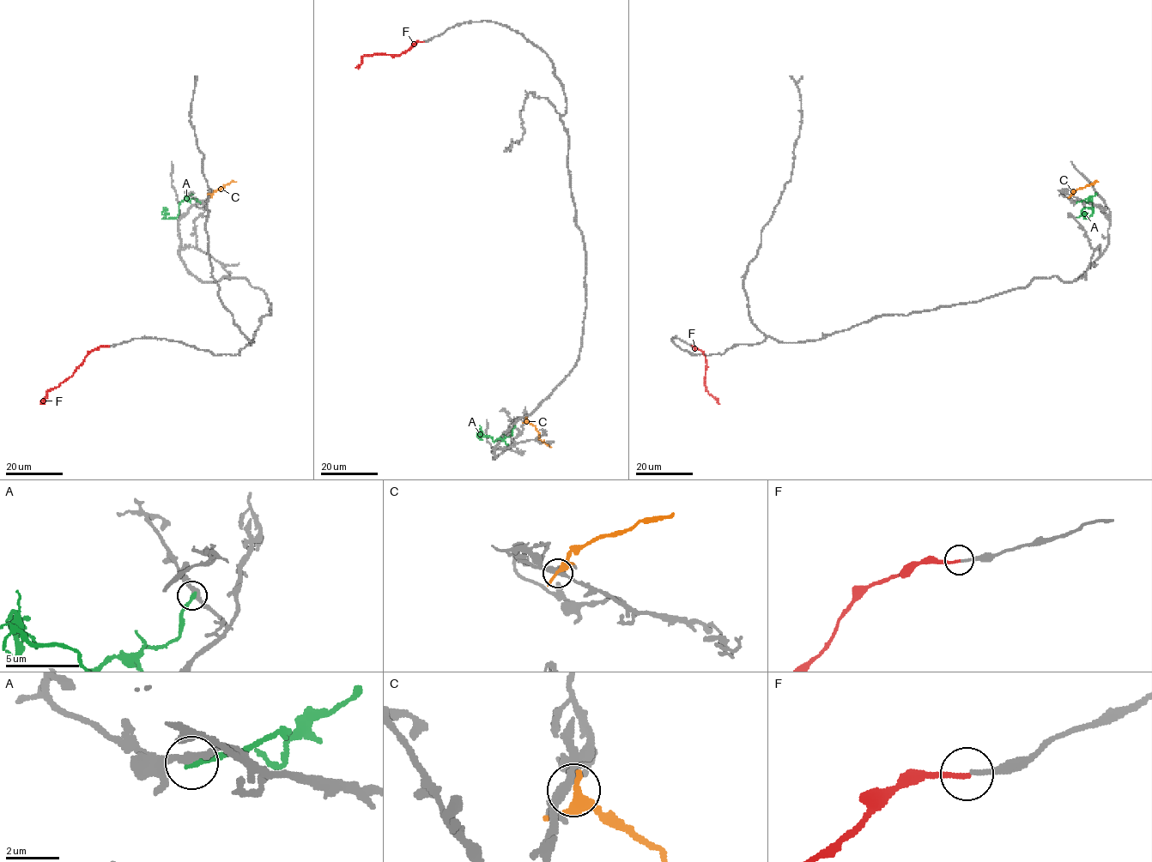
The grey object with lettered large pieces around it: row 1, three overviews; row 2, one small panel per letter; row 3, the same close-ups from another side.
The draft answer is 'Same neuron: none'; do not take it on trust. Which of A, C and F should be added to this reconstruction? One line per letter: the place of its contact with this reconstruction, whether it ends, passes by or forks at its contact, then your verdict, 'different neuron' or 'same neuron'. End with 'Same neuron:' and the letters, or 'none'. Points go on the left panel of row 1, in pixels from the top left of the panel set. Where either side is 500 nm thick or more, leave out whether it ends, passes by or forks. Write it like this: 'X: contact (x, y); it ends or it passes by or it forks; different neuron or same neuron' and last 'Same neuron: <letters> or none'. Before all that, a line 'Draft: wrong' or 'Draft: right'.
Draft: right
A: contact (199, 201); it ends; different neuron
C: contact (210, 195); it passes by; different neuron
F: contact (108, 346); it ends; different neuron
Same neuron: none

